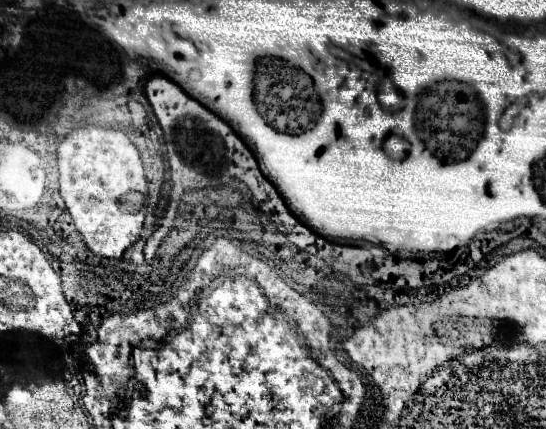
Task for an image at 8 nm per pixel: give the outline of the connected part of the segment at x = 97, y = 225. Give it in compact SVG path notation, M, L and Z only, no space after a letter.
M83 125L59 137L57 161L61 197L85 245L101 257L119 259L139 239L145 219L147 179L137 147L115 127Z

